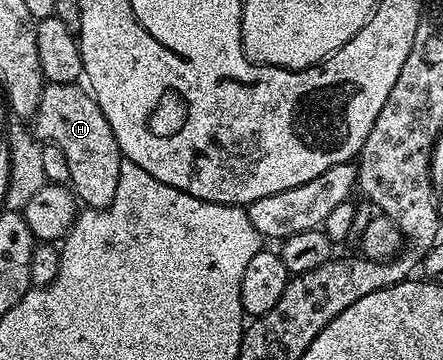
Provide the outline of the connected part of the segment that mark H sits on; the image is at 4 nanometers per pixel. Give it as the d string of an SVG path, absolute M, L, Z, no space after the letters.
M46 83L39 109L31 117L31 131L38 140L58 146L63 151L70 170L71 190L86 208L109 207L111 201L115 201L115 189L119 189L119 169L123 156L115 141L115 133L111 133L111 125L107 125L107 117L103 117L99 105L84 86L77 83Z

